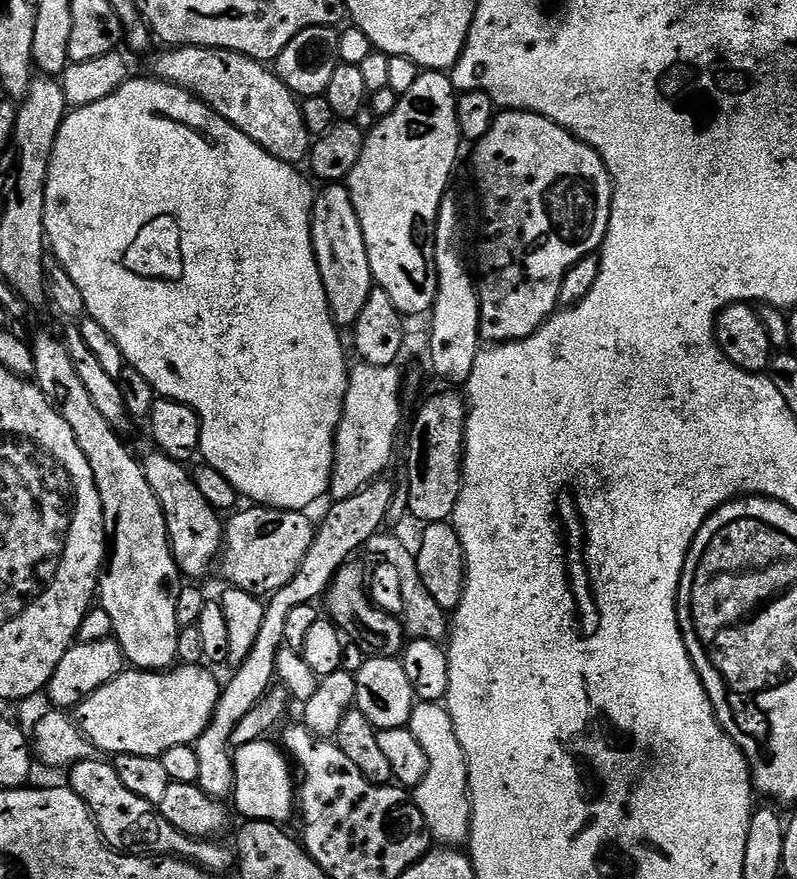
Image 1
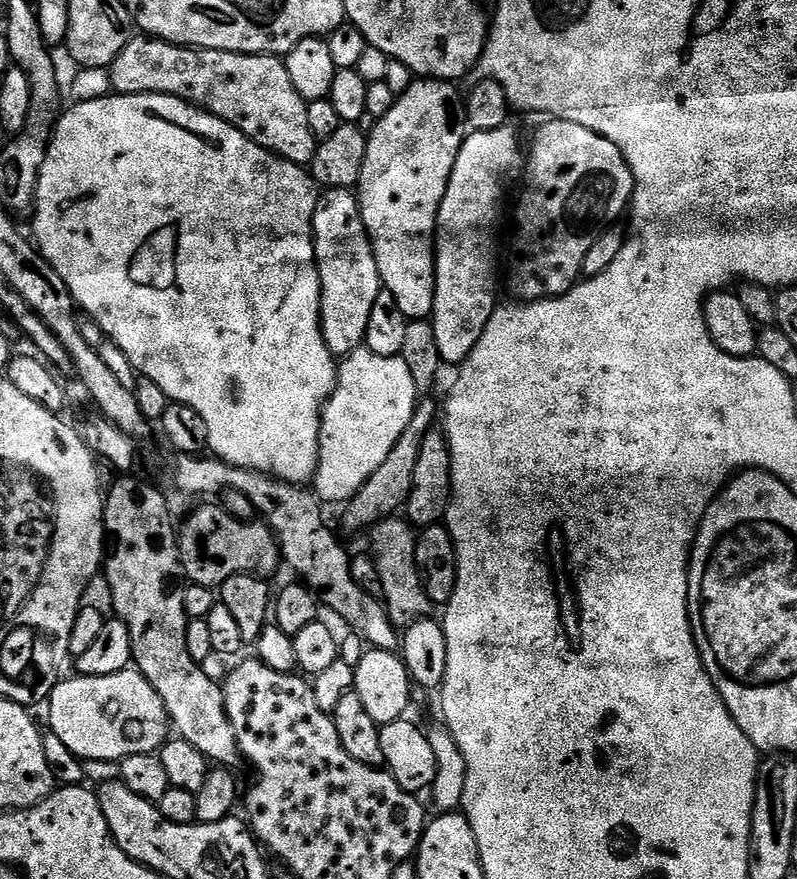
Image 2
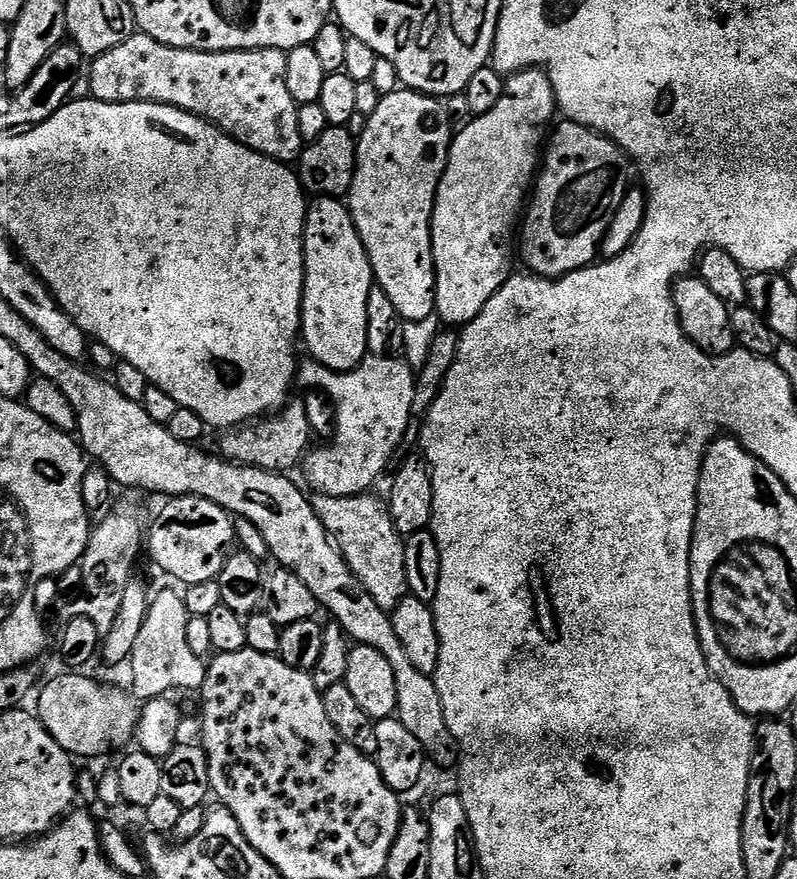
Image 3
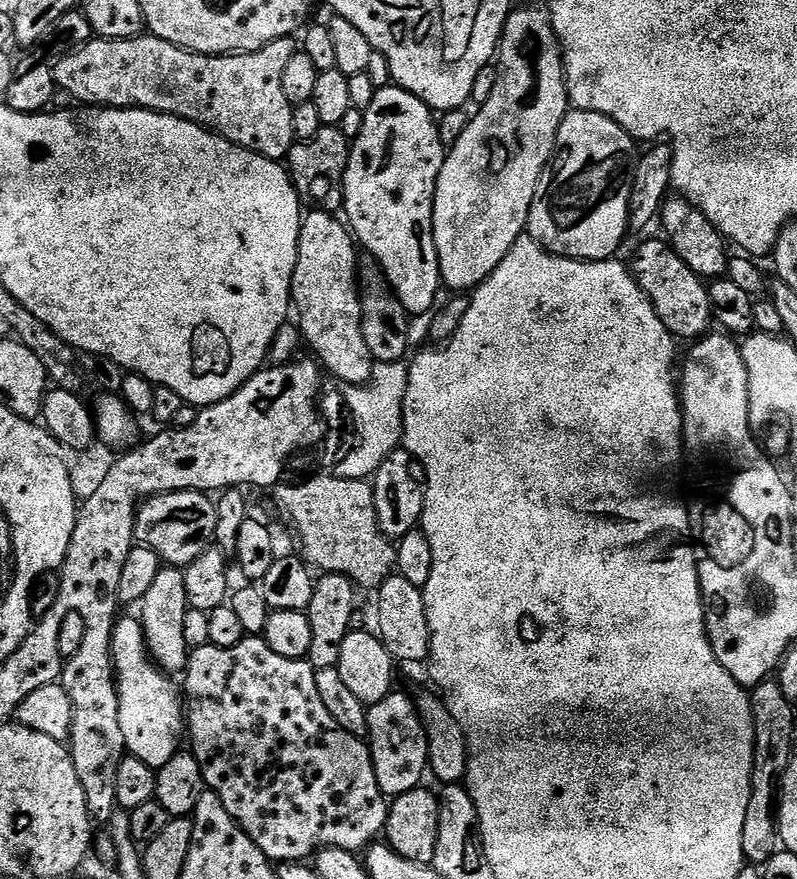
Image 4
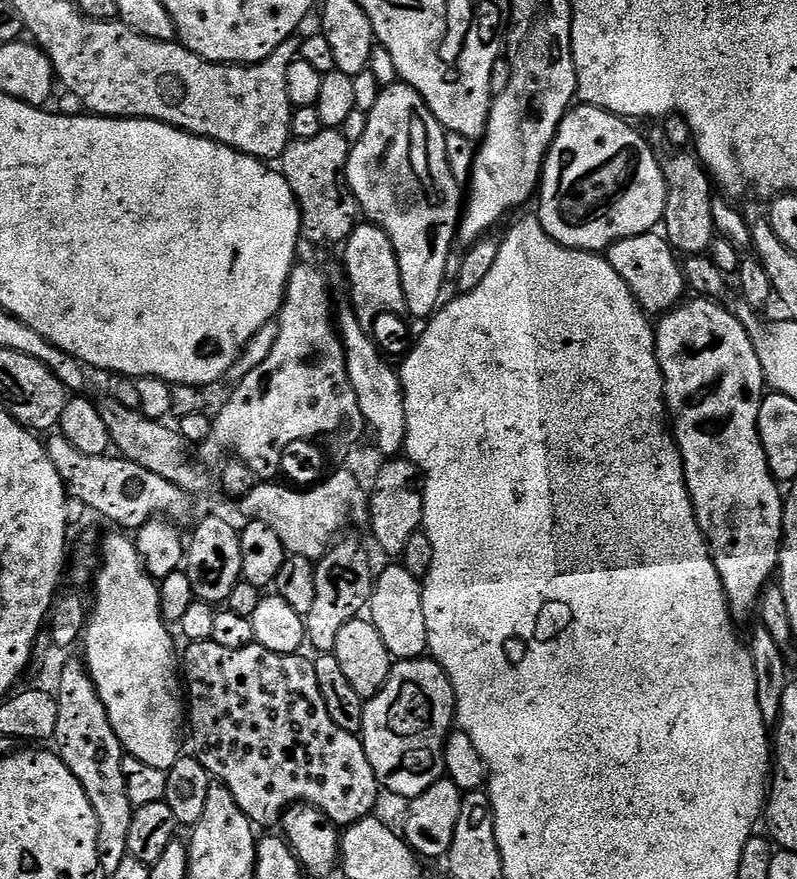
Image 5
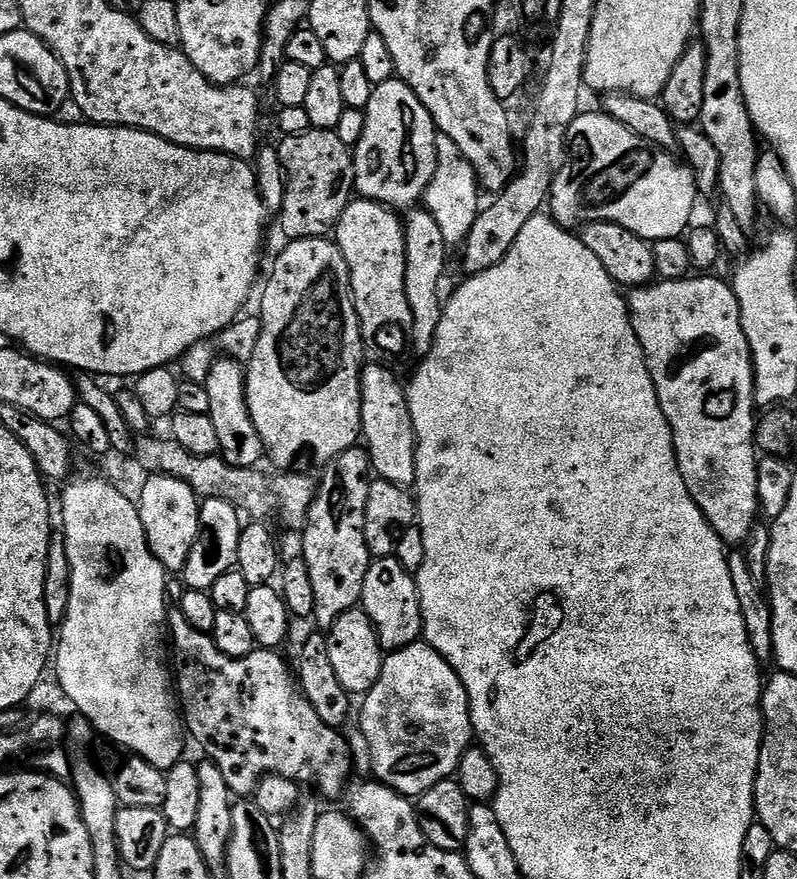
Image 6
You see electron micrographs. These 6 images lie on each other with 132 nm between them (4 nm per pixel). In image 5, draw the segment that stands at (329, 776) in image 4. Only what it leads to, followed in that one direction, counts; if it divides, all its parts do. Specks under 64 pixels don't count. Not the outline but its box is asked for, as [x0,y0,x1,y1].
[182,639,382,830]

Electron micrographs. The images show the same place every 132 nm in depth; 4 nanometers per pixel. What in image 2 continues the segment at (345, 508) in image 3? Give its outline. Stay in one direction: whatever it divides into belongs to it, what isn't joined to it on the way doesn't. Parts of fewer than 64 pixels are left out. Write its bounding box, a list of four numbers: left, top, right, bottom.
[368,518,434,630]

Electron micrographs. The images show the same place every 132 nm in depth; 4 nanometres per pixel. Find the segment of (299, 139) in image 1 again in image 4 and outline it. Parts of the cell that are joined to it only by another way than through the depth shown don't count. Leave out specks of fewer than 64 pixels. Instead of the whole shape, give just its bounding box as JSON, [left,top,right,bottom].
[50,34,298,162]

